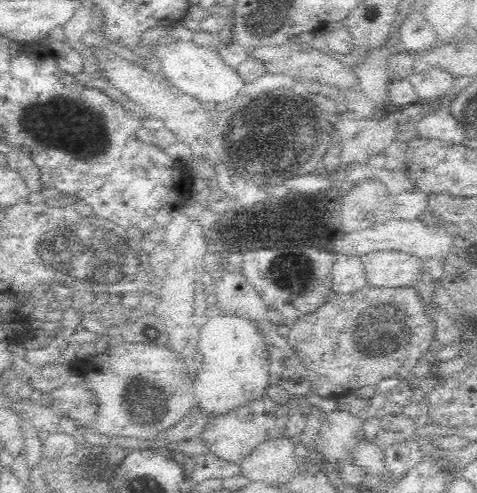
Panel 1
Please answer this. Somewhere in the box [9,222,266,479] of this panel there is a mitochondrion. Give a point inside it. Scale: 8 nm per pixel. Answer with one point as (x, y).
(140, 402)

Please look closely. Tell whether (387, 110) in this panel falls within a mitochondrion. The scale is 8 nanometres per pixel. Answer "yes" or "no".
no

